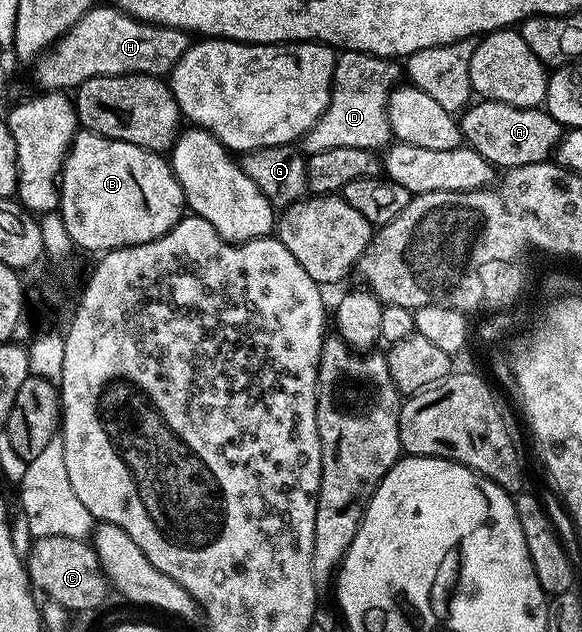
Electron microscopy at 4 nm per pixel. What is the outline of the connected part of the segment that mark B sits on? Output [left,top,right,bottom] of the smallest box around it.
[58,129,184,252]

